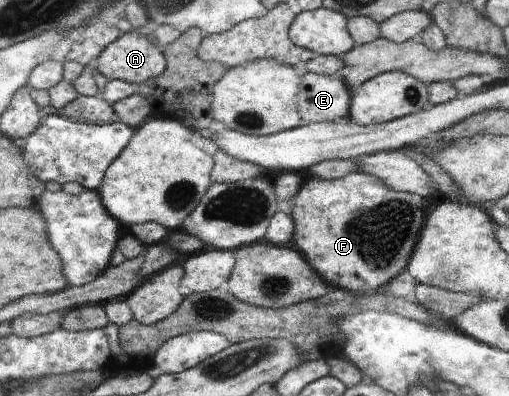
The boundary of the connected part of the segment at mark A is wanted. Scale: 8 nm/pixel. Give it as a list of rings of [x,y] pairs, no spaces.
[[[134,29],[125,32],[109,45],[94,62],[95,71],[104,81],[123,80],[135,85],[143,85],[151,78],[161,75],[166,71],[167,61],[164,53],[161,53],[146,37],[146,30],[137,33]]]

